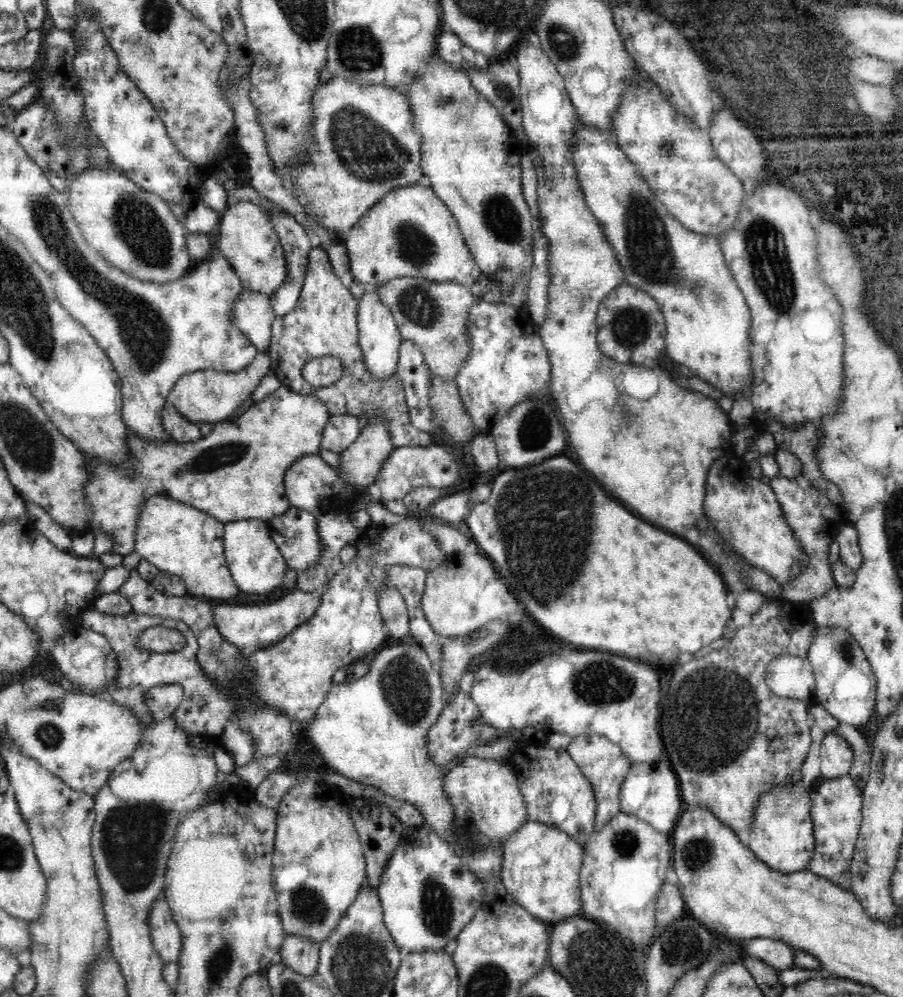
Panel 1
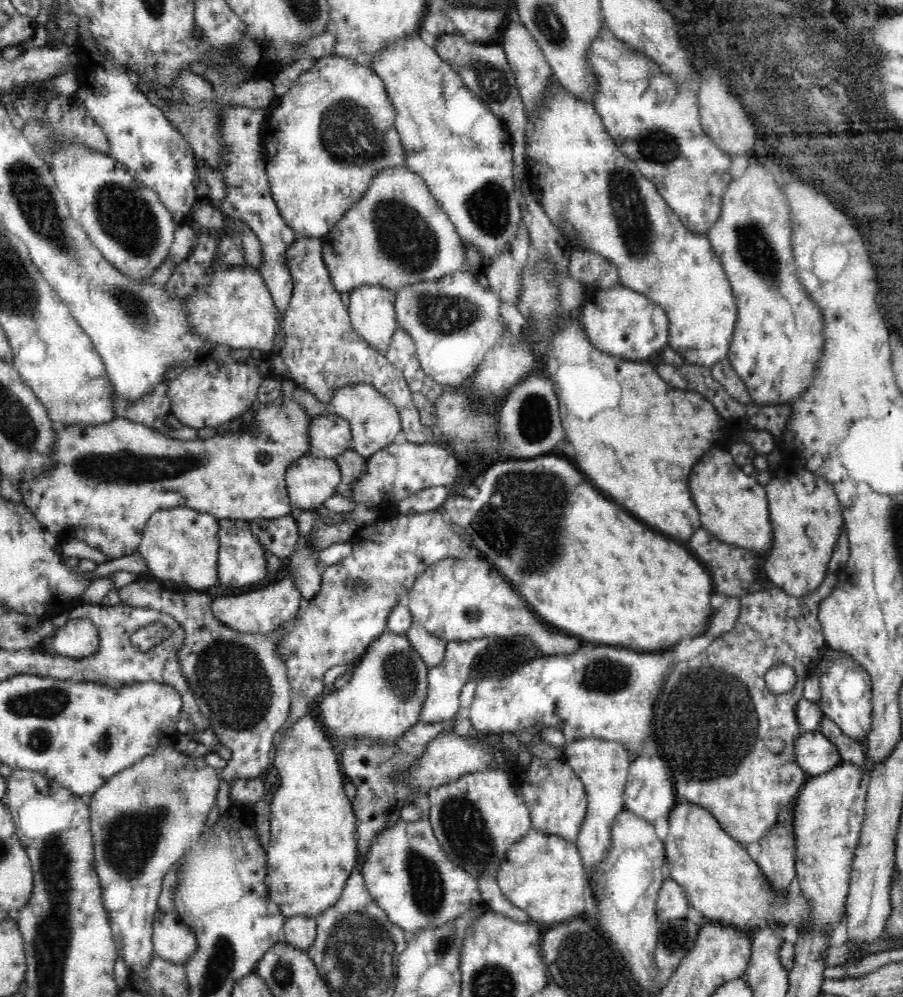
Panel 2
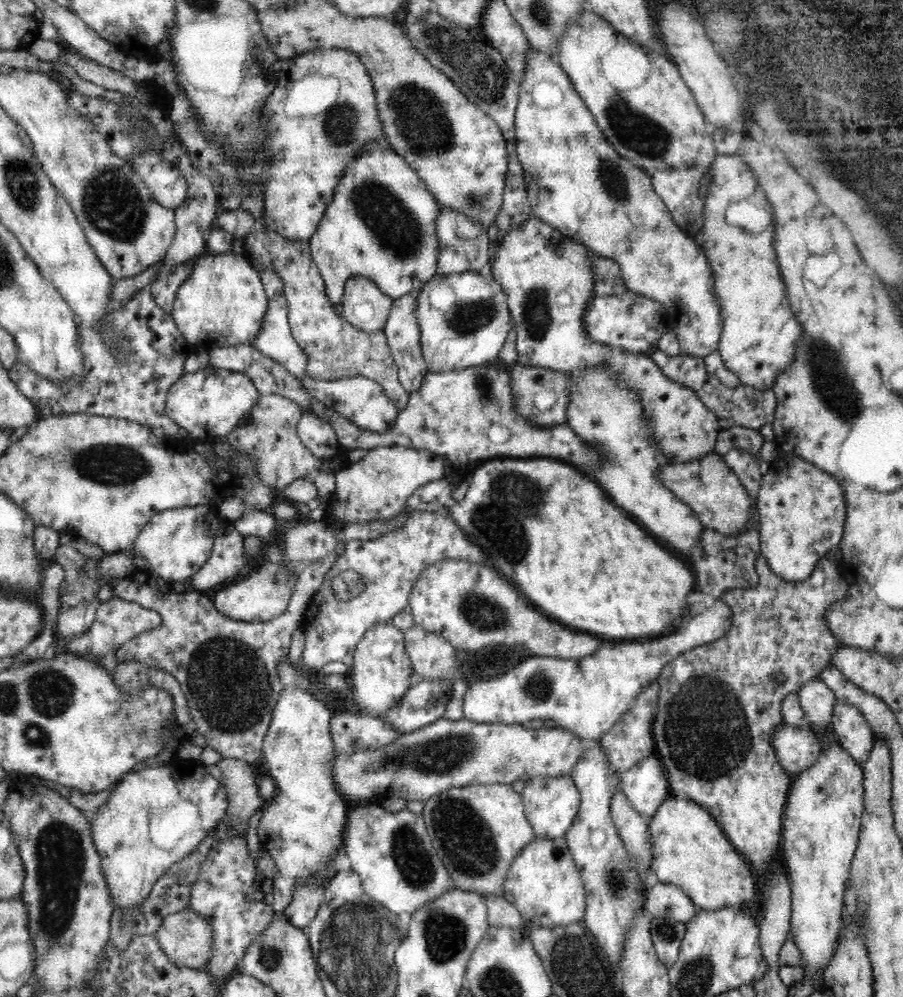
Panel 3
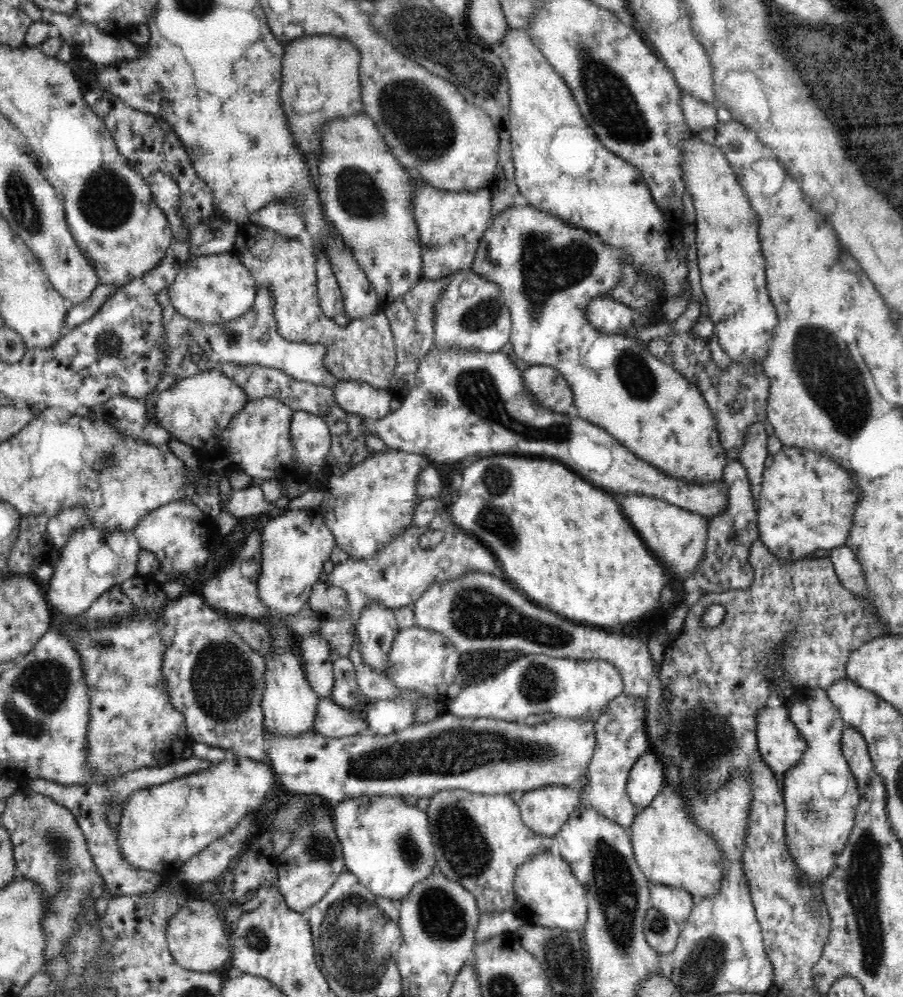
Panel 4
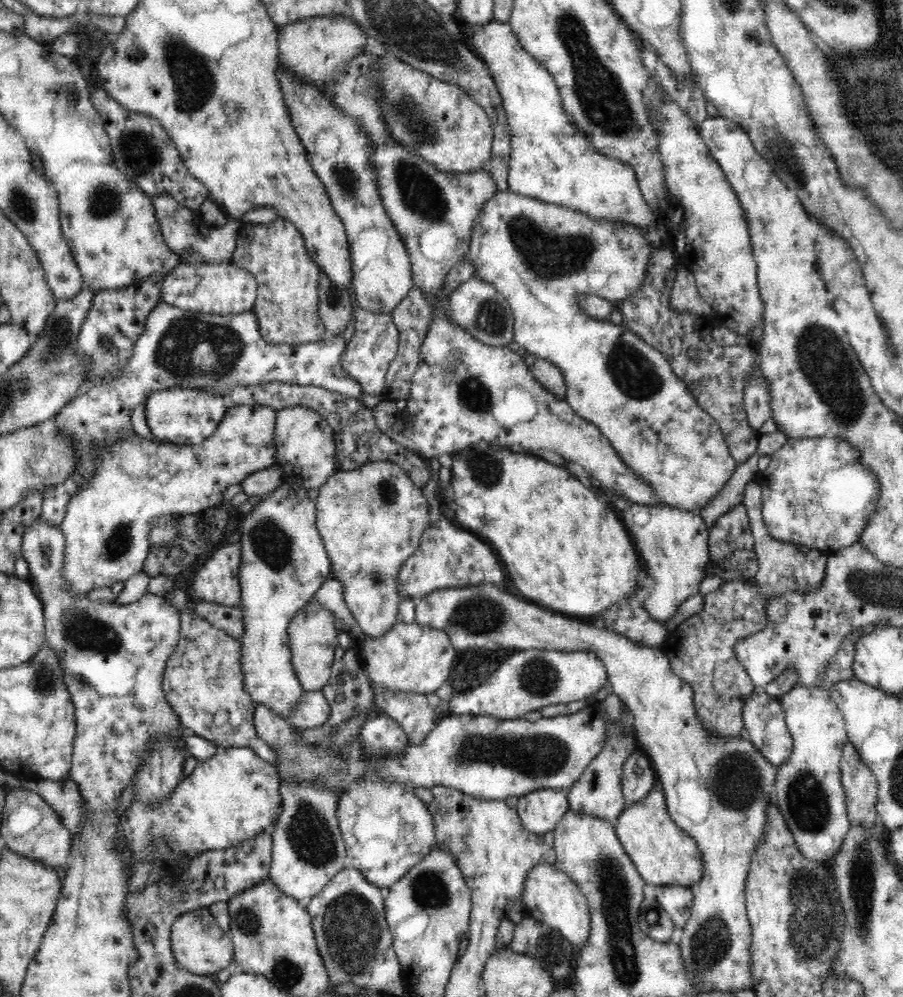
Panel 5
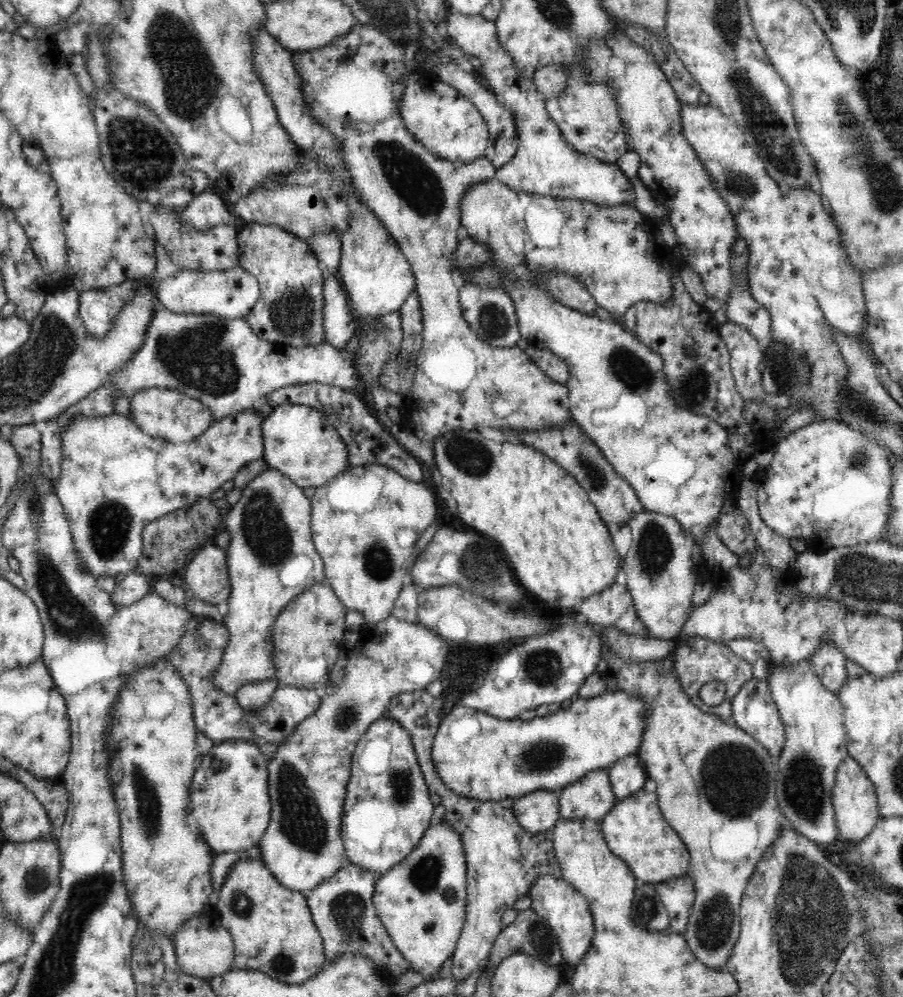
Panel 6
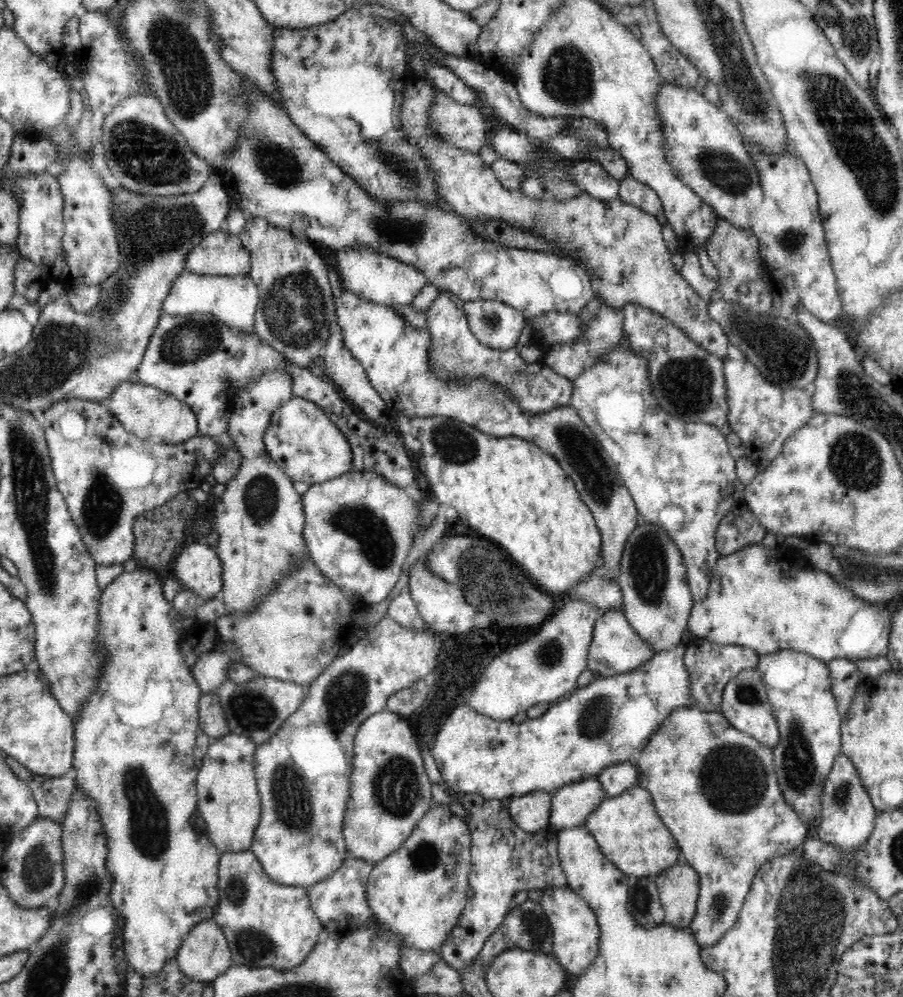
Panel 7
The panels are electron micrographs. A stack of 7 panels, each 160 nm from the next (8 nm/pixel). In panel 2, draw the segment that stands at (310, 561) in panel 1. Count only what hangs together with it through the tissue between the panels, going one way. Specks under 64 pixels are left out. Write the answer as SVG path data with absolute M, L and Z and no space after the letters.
M294 511L273 519L249 520L248 524L264 550L285 562L292 558L292 554L300 546L300 532Z

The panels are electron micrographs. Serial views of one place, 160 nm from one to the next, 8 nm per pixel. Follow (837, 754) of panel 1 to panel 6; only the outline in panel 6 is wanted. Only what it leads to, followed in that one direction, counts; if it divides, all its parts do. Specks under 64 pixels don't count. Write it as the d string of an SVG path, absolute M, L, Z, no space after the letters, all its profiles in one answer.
M753 677L740 688L740 692L731 700L734 724L740 727L746 734L753 736L762 746L766 748L774 764L780 758L784 746L785 728L782 722L777 704L772 699L769 684L762 679Z

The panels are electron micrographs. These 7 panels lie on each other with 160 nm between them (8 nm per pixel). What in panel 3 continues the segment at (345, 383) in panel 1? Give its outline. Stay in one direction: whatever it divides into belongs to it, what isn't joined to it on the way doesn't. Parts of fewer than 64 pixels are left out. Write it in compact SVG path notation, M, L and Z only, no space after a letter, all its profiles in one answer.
M255 226L246 236L243 255L254 270L259 273L271 270L282 279L289 325L294 340L306 353L306 373L316 380L338 380L344 377L365 376L380 383L386 396L403 409L409 399L409 392L399 381L399 368L393 359L385 332L364 332L334 311L328 298L325 282L311 255L309 239L290 240L272 229Z

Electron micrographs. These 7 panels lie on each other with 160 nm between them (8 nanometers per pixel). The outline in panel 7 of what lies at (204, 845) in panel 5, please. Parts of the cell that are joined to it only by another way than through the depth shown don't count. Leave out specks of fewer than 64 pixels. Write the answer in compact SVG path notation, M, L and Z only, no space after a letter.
M228 733L213 740L202 759L196 780L197 811L206 823L208 839L219 853L251 848L262 810L254 768L256 747L251 738Z

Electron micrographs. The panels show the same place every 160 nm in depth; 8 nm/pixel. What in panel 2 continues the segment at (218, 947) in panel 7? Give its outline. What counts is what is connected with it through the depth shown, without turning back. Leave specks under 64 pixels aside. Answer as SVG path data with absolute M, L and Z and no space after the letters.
M175 911L158 913L153 923L154 954L173 964L186 964L198 946L193 930Z

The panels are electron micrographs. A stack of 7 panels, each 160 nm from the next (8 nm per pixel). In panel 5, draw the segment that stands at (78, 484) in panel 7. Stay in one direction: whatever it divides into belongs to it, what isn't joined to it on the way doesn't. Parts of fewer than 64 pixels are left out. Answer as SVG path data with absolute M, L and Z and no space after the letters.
M231 404L218 430L202 444L161 444L134 431L134 434L122 435L116 440L116 446L102 448L100 459L94 463L90 486L69 500L66 518L60 526L65 540L62 575L70 585L70 591L79 595L89 593L93 588L111 587L115 582L128 580L144 568L152 546L148 534L154 520L170 514L197 513L208 507L218 507L222 505L222 496L228 487L241 485L250 474L274 465L276 416L278 411L268 406Z

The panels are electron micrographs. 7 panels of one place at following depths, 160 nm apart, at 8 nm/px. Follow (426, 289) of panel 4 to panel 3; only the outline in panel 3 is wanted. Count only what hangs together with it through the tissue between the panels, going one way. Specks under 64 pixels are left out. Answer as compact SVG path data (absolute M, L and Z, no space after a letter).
M416 289L404 296L400 296L400 298L393 299L392 308L383 330L390 352L399 368L399 381L406 389L406 392L409 393L417 391L422 386L429 371L422 356L420 327L418 327L418 319L416 319L414 314L414 308L418 304L418 292L419 290Z

